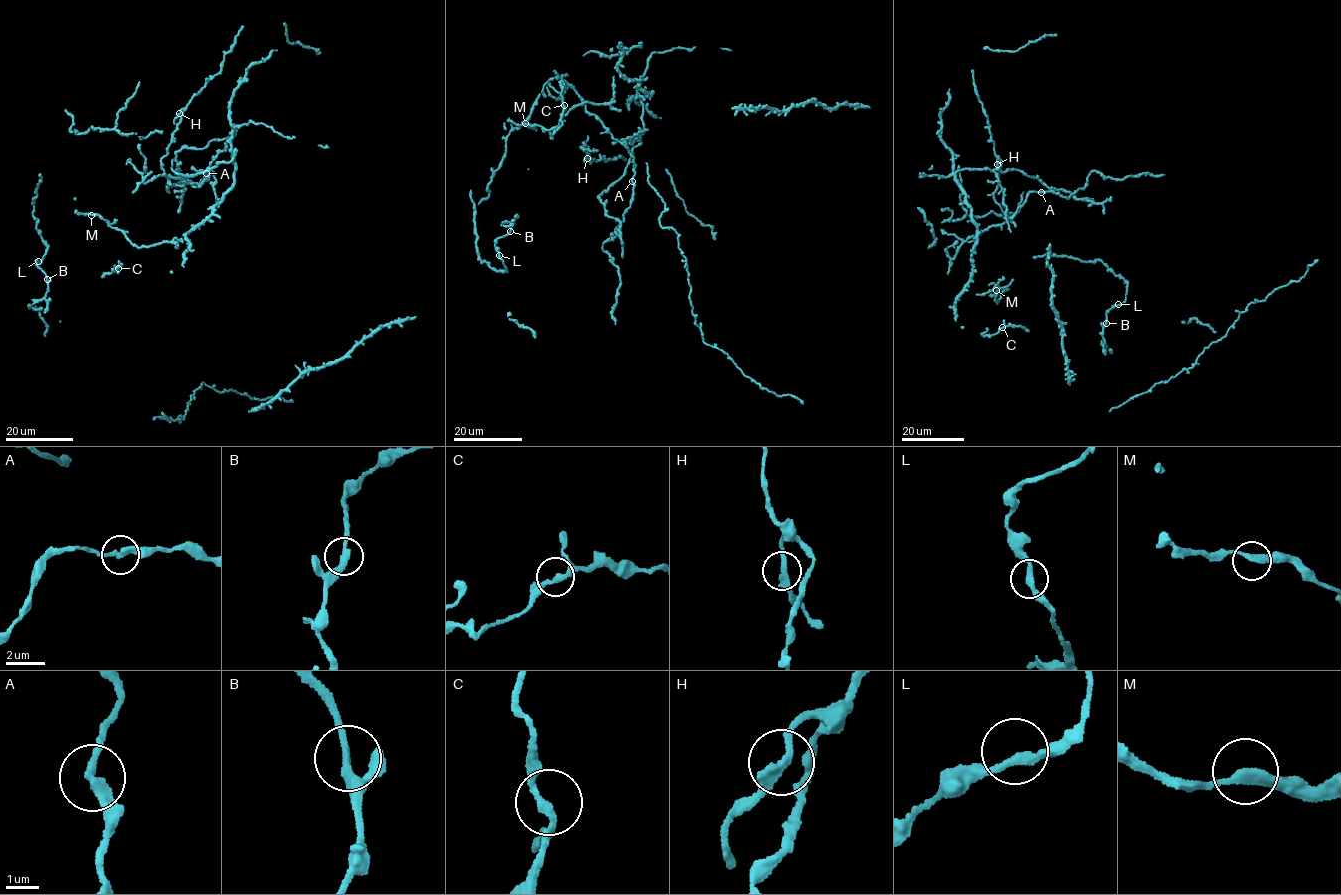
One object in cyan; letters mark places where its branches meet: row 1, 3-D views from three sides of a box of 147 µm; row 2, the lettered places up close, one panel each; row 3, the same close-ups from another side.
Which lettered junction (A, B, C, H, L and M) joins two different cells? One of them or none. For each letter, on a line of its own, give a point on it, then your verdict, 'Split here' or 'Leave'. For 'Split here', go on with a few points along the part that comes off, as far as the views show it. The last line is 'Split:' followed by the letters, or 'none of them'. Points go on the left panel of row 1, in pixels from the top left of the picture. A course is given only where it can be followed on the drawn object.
A: Place: (206, 173). Leave
B: Place: (47, 279). Leave
C: Place: (118, 268). Leave
H: Place: (179, 113). Leave
L: Place: (38, 261). Leave
M: Place: (91, 215). Leave
Split: none of them

